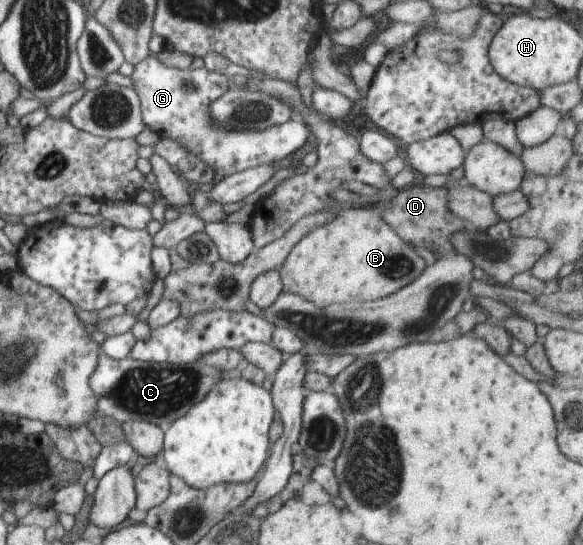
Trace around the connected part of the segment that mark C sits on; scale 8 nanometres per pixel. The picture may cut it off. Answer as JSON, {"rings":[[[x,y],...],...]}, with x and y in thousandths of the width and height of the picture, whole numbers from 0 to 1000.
{"rings":[[[173,642],[166,653],[166,670],[161,683],[153,690],[154,712],[161,717],[165,728],[161,767],[185,763],[208,780],[225,771],[245,771],[273,780],[295,778],[305,765],[316,763],[326,749],[340,736],[345,736],[353,721],[377,697],[384,684],[377,679],[355,672],[346,661],[336,668],[297,670],[297,668],[254,668],[228,659],[220,653],[211,659],[189,657]]]}

